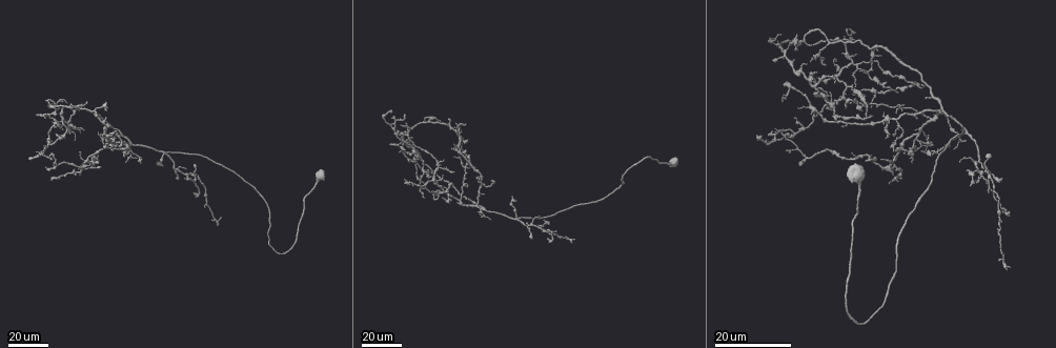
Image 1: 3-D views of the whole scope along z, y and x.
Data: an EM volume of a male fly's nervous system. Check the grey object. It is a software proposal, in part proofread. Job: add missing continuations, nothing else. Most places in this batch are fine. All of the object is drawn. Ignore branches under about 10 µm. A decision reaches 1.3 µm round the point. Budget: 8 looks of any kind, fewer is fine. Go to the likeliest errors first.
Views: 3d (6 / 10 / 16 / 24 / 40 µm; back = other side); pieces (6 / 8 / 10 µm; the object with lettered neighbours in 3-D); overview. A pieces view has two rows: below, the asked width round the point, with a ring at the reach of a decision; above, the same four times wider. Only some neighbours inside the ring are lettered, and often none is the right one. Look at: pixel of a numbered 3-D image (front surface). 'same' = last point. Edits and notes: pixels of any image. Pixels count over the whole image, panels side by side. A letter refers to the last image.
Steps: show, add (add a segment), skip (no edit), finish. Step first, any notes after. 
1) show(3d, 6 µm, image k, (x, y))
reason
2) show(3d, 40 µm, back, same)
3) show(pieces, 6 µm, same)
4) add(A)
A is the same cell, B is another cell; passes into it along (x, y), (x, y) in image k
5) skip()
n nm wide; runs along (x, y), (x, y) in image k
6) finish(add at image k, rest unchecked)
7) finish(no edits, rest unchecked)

show(3d, 40 µm, image 1, (45, 168))
free end

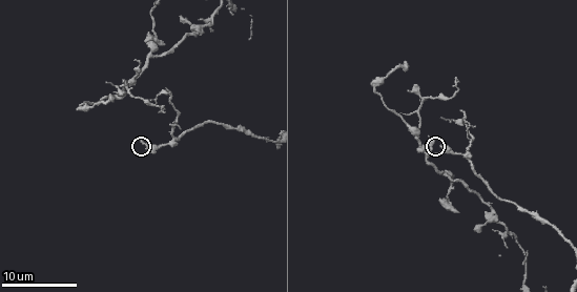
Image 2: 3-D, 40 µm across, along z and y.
show(pieces, 10 µm, image 2, (140, 141))

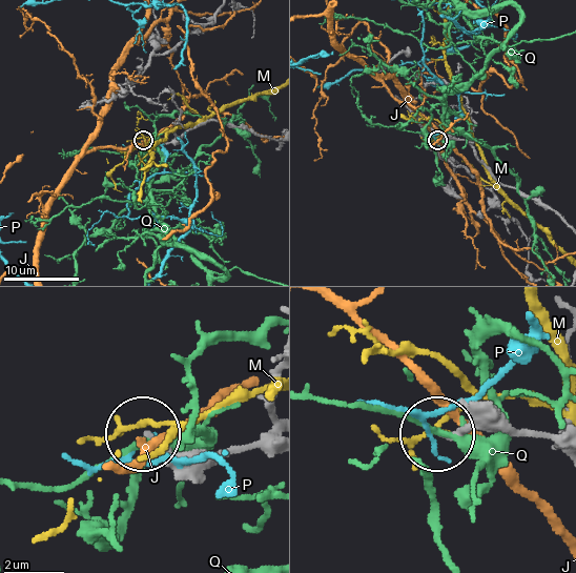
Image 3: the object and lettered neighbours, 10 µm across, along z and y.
skip()
J, M, P and Q are other cells; runs along (566, 456), (542, 436), (497, 426), (439, 434) in image 3; none of them fits

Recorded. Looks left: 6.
show(pieces, 8 µm, image 2, (404, 69))
thick end

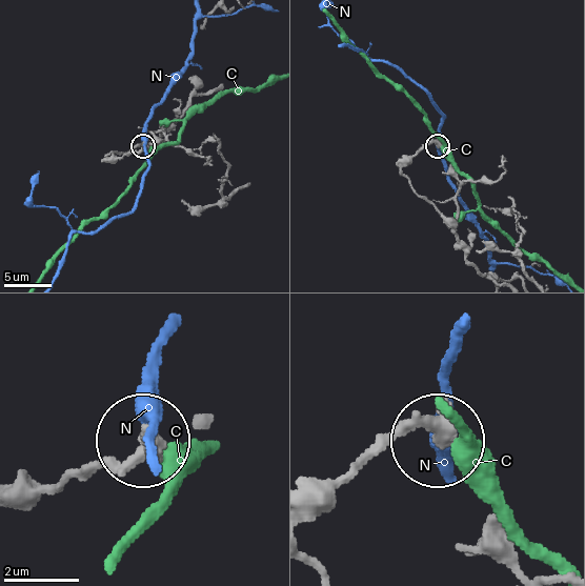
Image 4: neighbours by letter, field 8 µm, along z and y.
skip()
C and N are other cells; runs along (307, 517), (411, 431), (436, 435) in image 4; none of them fits

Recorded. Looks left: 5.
show(3d, 40 µm, image 1, (1000, 258))
an open end

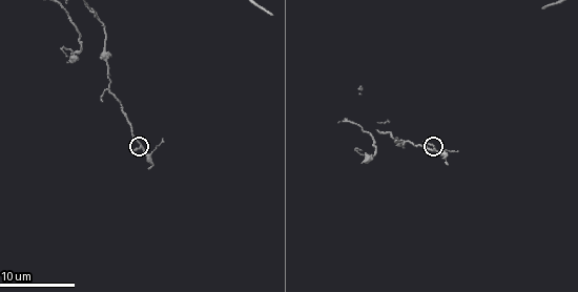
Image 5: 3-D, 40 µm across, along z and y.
show(pieces, 8 µm, image 5, (130, 149))

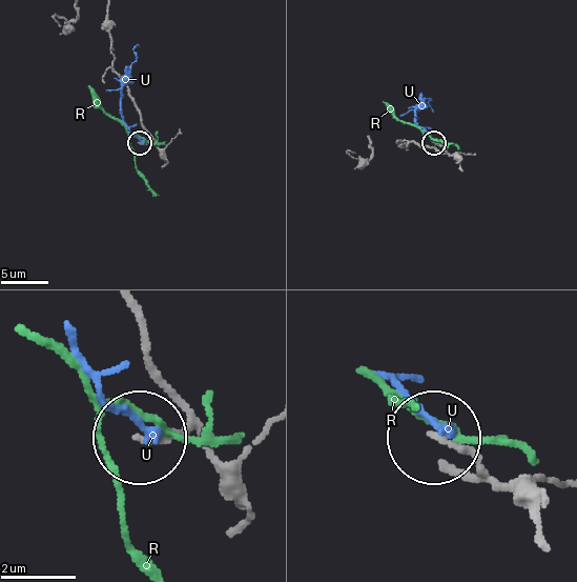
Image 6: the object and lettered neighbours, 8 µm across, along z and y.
skip()
R and U are other cells; runs along (107, 13), (112, 69), (150, 138), (141, 142) in image 6; no lettered segment goes on from it

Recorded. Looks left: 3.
show(3d, 24 µm, image 1, (468, 200))
free end

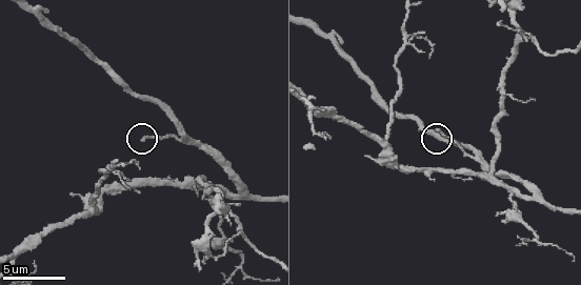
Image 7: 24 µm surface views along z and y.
show(pieces, 6 µm, image 7, (438, 128))

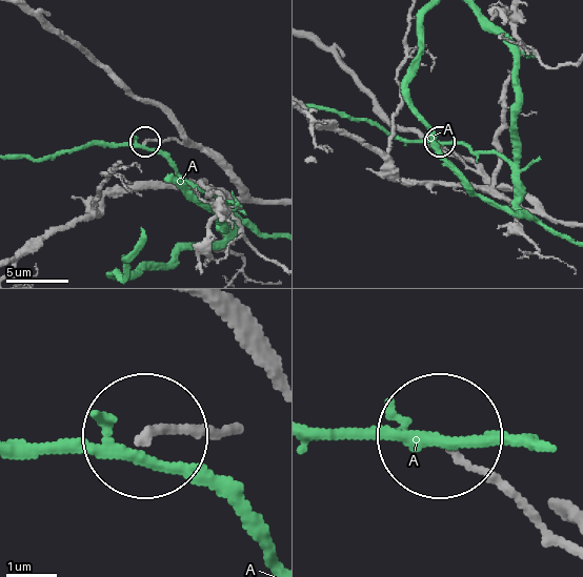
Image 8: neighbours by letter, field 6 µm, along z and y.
skip()
A is another cell; runs along (226, 424), (143, 432) in image 8; no lettered segment goes on from it

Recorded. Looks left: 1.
finish(no edits, rest unchecked)

